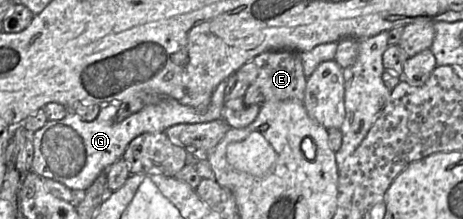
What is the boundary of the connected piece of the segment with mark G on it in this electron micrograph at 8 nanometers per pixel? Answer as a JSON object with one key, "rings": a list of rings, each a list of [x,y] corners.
{"rings":[[[226,81],[216,88],[211,103],[203,110],[184,105],[173,98],[165,98],[159,104],[148,105],[120,122],[115,121],[120,101],[99,105],[98,116],[90,122],[69,111],[63,119],[48,120],[41,129],[31,134],[34,148],[31,170],[42,178],[64,184],[72,191],[84,191],[98,176],[106,174],[108,168],[123,156],[129,143],[137,136],[165,132],[178,124],[197,124],[223,118],[225,87]]]}

